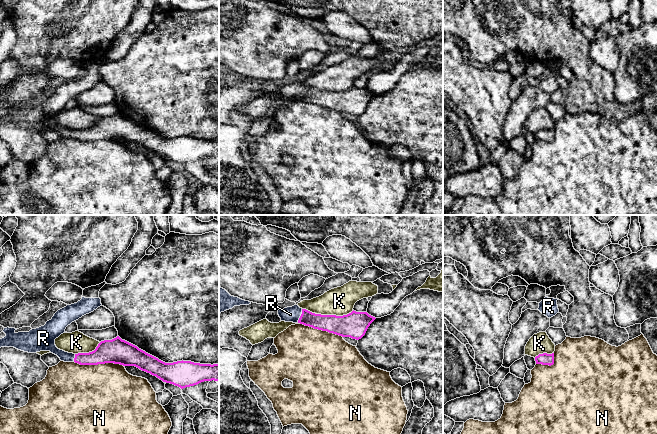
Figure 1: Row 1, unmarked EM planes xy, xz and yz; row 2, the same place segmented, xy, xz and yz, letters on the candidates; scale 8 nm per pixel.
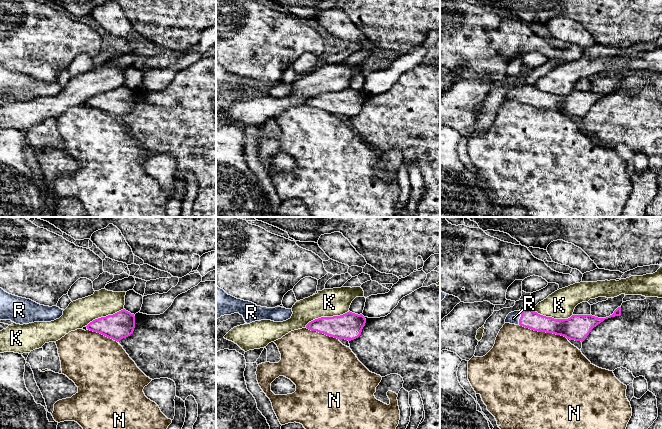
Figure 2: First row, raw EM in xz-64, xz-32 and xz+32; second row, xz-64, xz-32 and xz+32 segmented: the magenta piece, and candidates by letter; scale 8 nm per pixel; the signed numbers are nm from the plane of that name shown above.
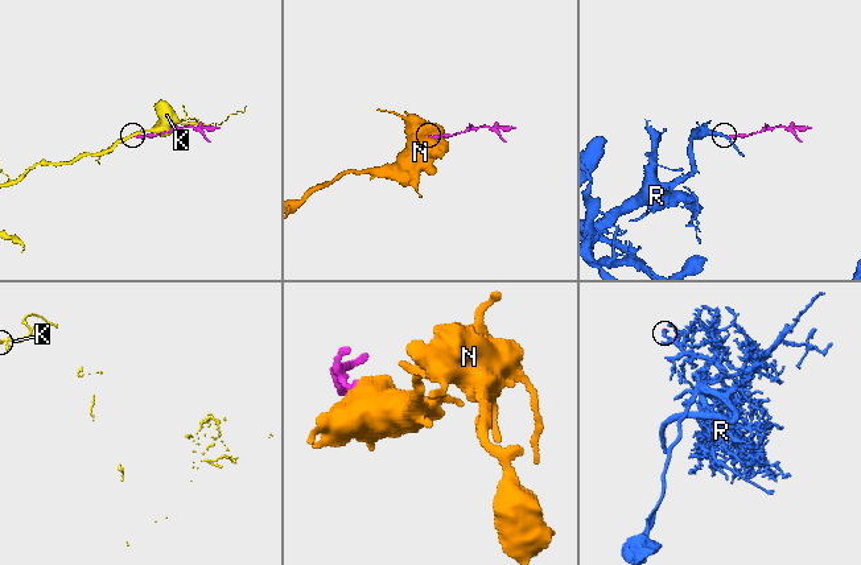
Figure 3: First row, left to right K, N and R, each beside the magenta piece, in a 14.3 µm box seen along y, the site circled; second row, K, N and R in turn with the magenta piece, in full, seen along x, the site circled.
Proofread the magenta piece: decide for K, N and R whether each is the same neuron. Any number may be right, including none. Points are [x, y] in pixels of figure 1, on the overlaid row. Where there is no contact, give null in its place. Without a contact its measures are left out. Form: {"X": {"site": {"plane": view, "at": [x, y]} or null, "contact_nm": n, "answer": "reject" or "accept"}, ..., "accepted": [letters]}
{"K": {"site": {"plane": "xz", "at": [328, 315]}, "contact_nm": 420, "answer": "reject"}, "N": {"site": {"plane": "xy", "at": [99, 363]}, "contact_nm": 400, "answer": "reject"}, "R": {"site": {"plane": "xz", "at": [300, 316]}, "contact_nm": 120, "answer": "accept"}, "accepted": ["R"]}

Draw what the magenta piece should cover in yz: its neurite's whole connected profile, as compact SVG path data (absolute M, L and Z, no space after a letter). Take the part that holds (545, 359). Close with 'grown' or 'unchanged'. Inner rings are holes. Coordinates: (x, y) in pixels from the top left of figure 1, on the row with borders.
M554 353L552 354L539 354L535 357L536 364L542 364L542 365L553 365L554 364Z; unchanged

